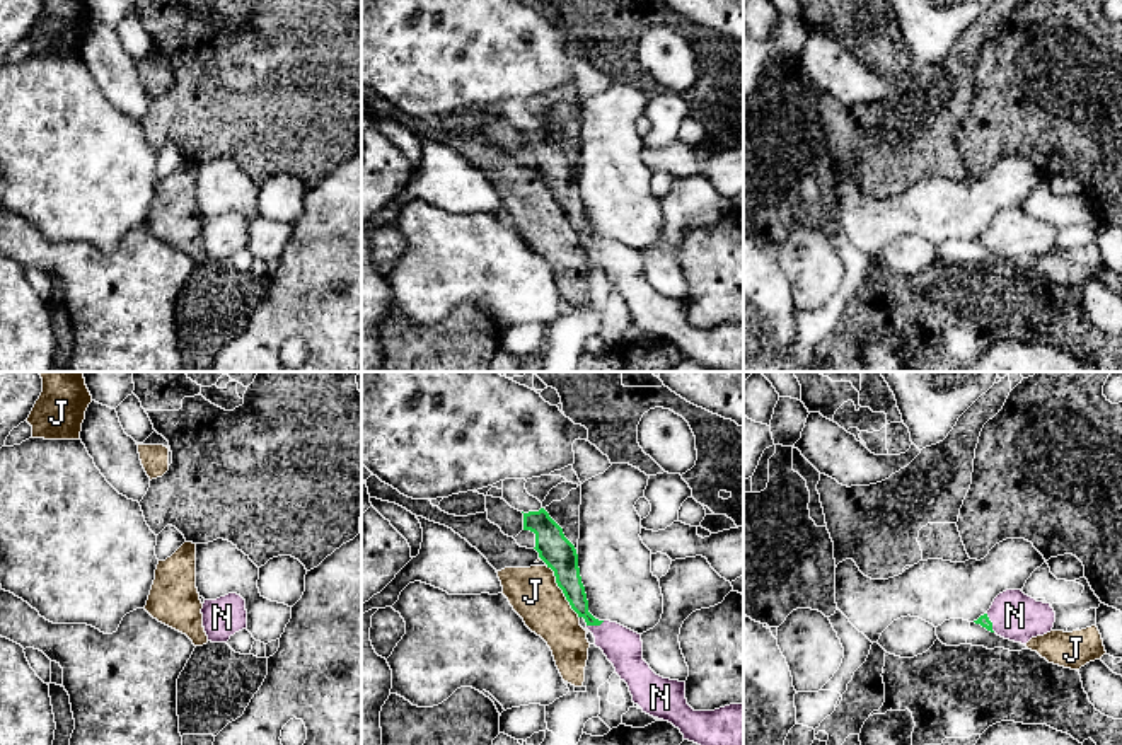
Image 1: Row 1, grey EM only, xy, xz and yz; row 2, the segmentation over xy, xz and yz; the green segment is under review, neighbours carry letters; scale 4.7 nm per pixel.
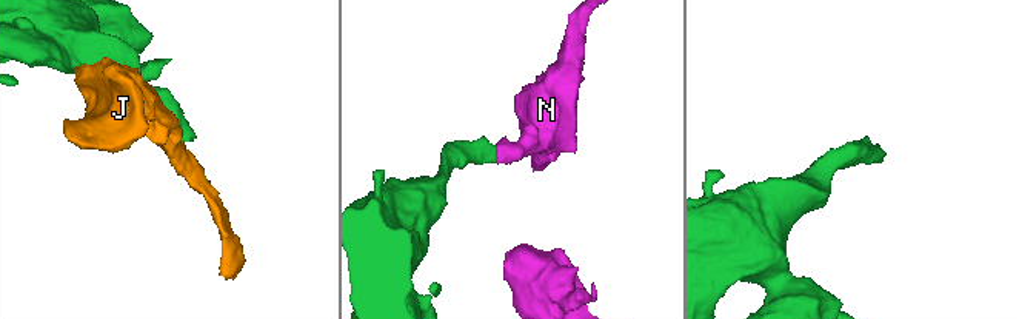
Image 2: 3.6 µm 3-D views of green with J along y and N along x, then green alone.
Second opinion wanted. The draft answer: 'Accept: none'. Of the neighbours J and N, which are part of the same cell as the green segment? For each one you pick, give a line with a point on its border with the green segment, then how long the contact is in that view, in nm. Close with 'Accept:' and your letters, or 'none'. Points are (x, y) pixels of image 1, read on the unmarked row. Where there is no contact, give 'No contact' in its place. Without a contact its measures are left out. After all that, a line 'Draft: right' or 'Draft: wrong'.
N: Touches green at yz (991, 241). Shared border 100 nm
Accept: N
Draft: wrong

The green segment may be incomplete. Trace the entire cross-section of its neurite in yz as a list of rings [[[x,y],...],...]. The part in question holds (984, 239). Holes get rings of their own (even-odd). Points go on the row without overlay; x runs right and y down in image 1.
[[[1006,208],[974,240],[1004,257],[1027,263],[1032,256],[1052,249],[1055,230],[1050,222],[1037,220],[1021,208]]]

